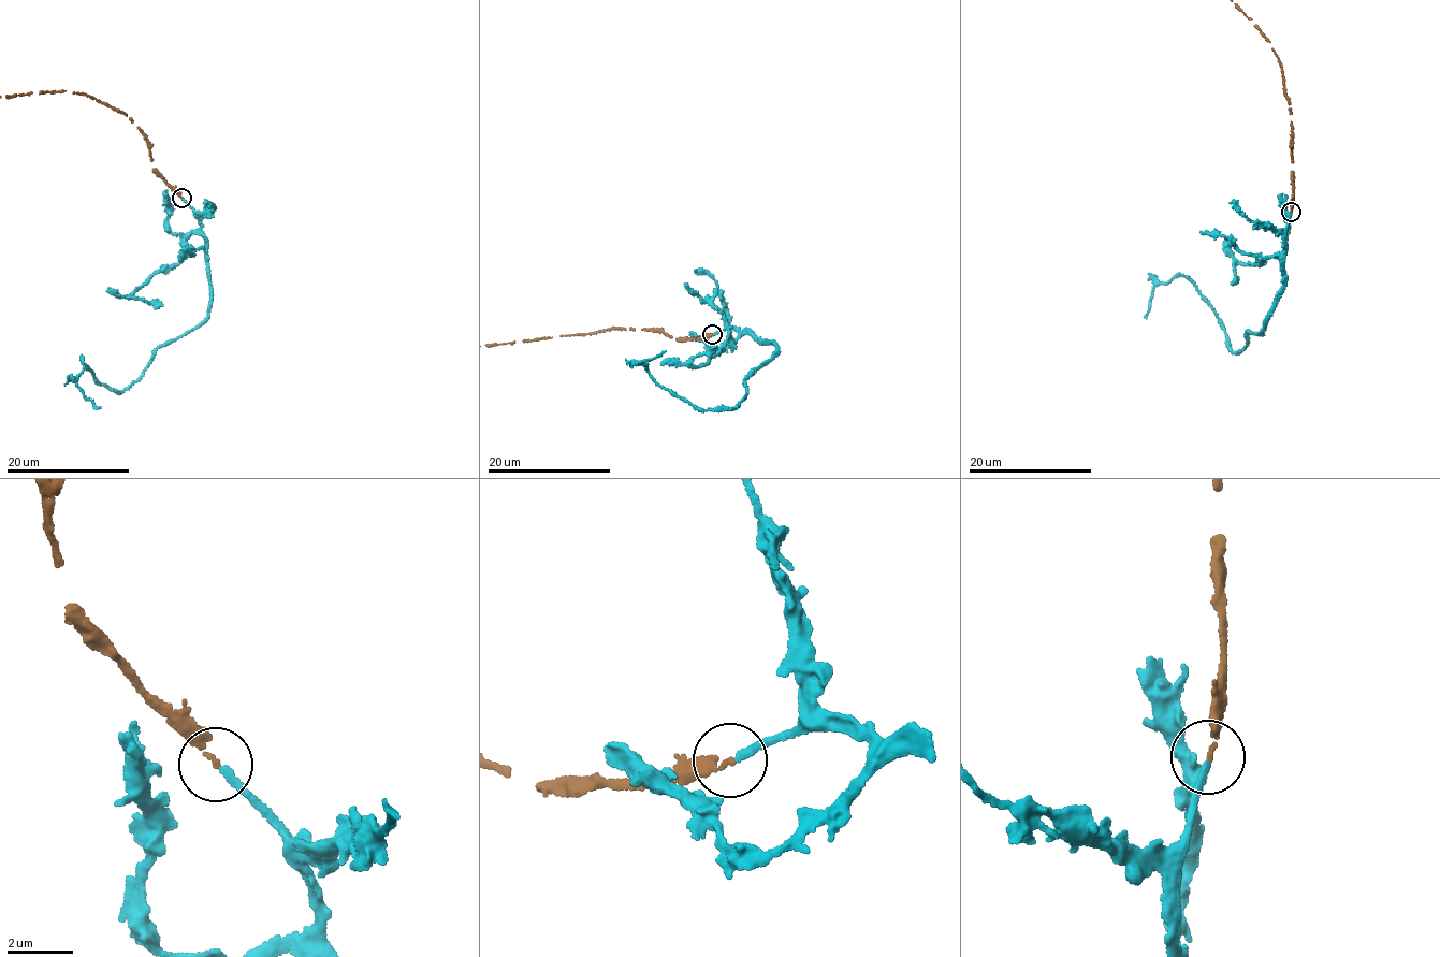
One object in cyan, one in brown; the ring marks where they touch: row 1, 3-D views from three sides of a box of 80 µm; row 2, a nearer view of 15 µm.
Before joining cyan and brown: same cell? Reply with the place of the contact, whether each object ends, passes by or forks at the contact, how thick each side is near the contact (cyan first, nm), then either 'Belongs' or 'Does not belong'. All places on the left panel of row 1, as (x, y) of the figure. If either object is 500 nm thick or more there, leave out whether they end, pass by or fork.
Place: (182, 198). At the ring cyan ends. At the ring brown ends. Thickness 200 nm (cyan) against 130 nm. Belongs

